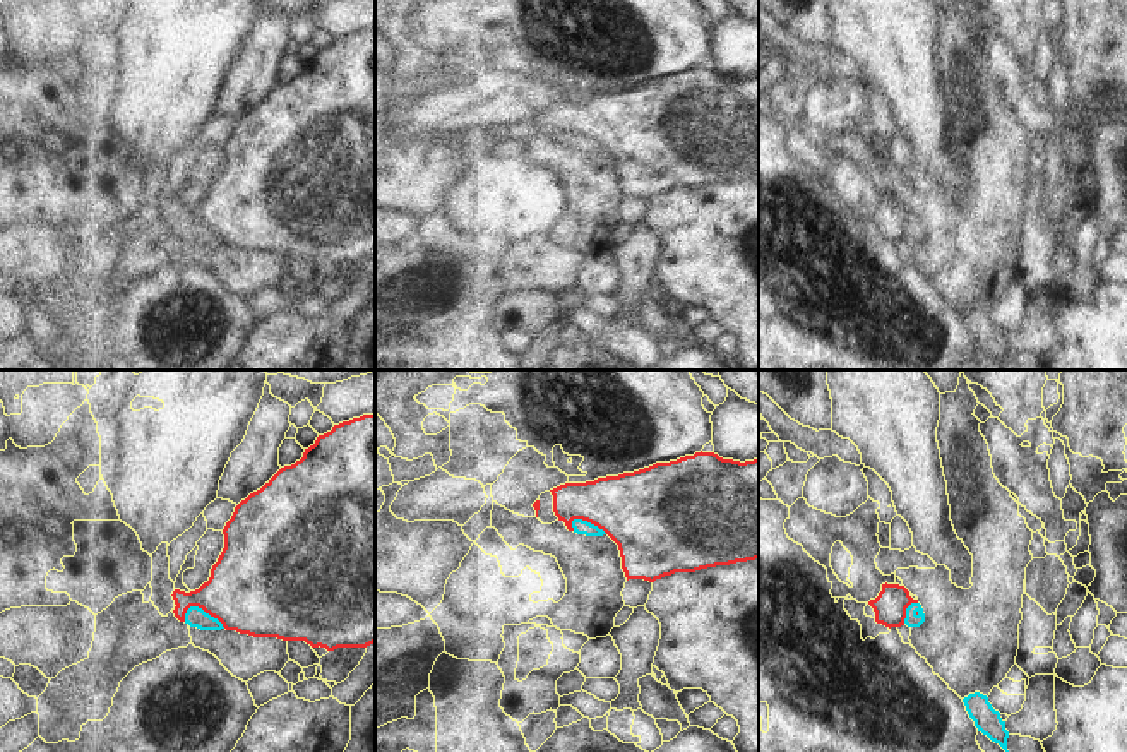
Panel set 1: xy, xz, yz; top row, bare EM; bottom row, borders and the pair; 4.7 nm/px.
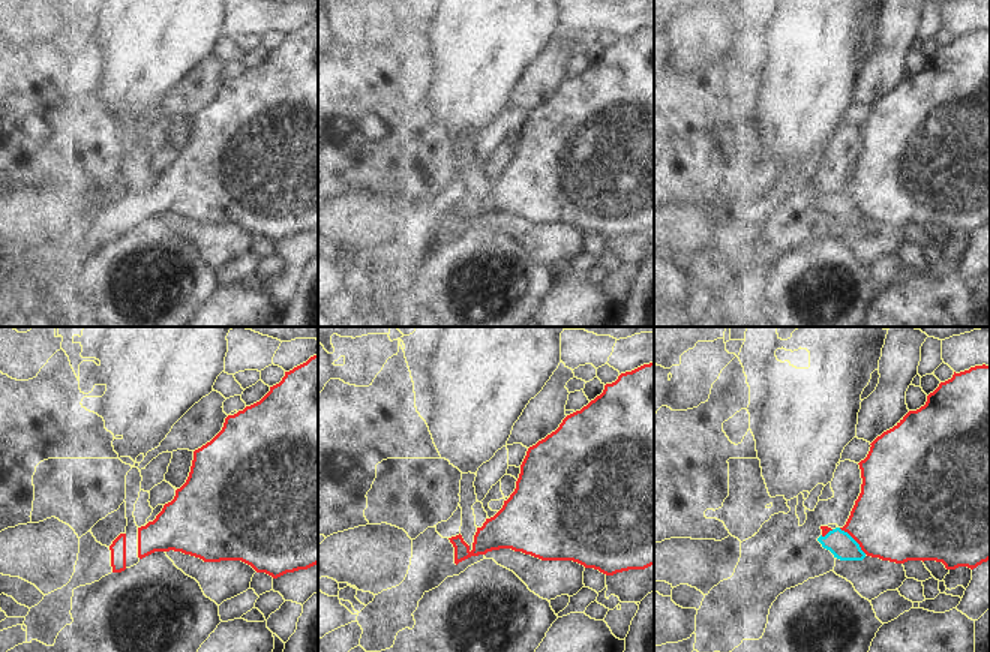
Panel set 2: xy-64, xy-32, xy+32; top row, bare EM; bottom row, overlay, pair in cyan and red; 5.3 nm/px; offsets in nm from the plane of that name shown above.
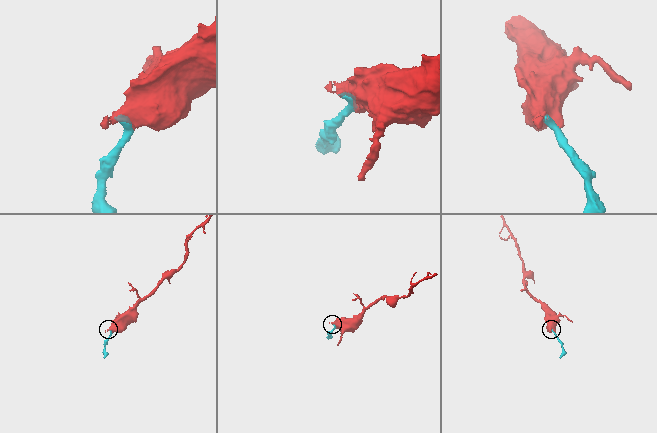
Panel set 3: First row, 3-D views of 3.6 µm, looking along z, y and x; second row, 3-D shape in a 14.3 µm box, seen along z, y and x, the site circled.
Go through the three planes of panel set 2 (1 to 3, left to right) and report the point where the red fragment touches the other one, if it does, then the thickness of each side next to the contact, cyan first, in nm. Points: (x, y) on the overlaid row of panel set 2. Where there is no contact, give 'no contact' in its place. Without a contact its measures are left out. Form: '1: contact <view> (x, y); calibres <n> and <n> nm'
1: no contact
2: no contact
3: contact xy+32 (854, 540); calibres 140 and 460 nm

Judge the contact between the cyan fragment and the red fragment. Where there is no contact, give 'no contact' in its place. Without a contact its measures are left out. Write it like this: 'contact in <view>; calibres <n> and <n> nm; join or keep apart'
contact in xy; calibres 100 and 400 nm; keep apart

